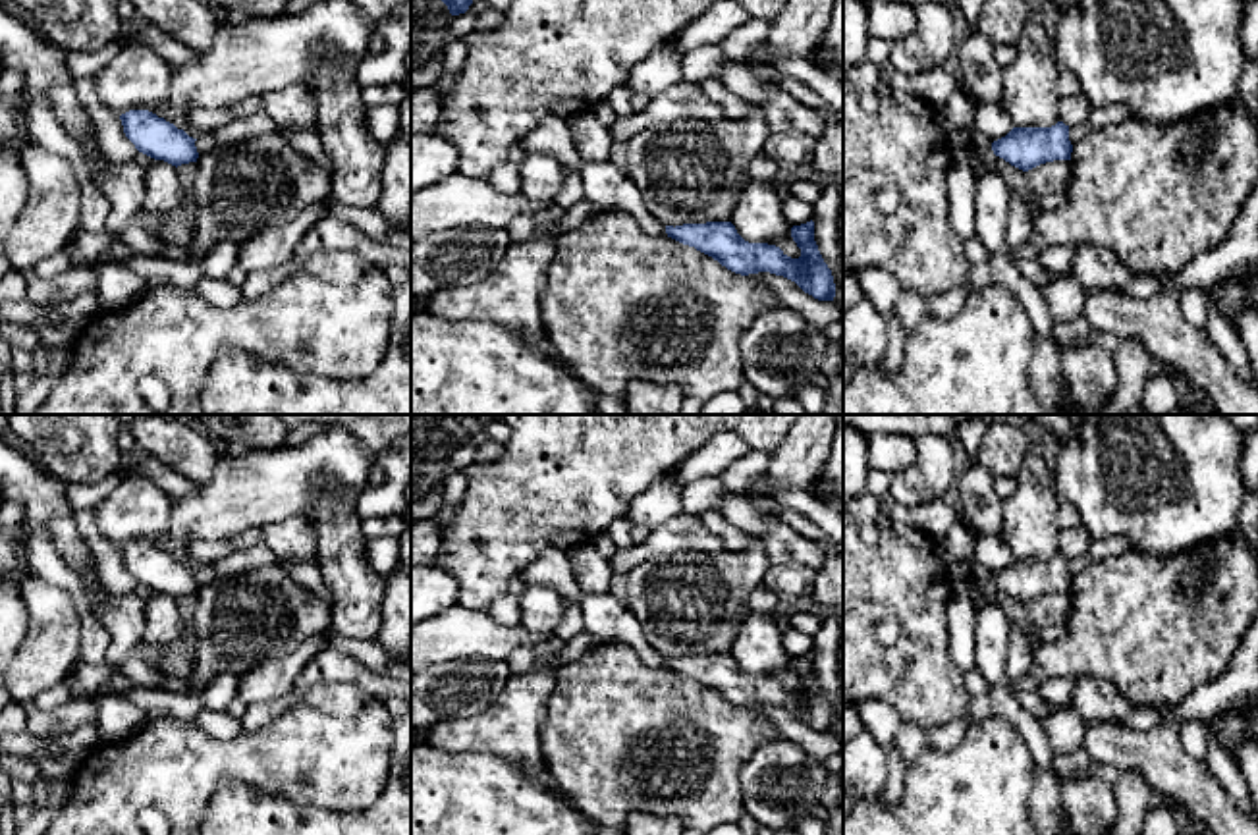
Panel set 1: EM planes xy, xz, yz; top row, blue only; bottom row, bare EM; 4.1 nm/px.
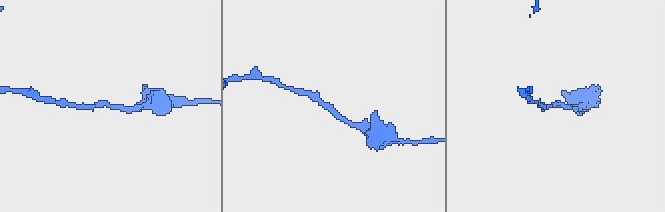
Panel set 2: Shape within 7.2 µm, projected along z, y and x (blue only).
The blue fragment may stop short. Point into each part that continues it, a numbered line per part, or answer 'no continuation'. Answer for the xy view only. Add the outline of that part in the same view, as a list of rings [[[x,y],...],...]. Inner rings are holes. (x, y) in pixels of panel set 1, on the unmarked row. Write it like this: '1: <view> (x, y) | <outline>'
no continuation

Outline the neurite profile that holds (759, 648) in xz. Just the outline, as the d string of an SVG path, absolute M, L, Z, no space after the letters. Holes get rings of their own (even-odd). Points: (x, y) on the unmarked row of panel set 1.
M749 611L739 625L731 656L745 673L776 677L783 687L799 690L801 681L791 669L793 658L787 654L781 636L776 615Z

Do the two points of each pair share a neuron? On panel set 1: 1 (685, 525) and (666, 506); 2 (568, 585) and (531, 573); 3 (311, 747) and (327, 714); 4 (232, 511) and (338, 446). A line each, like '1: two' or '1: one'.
1: two
2: one
3: one
4: one

